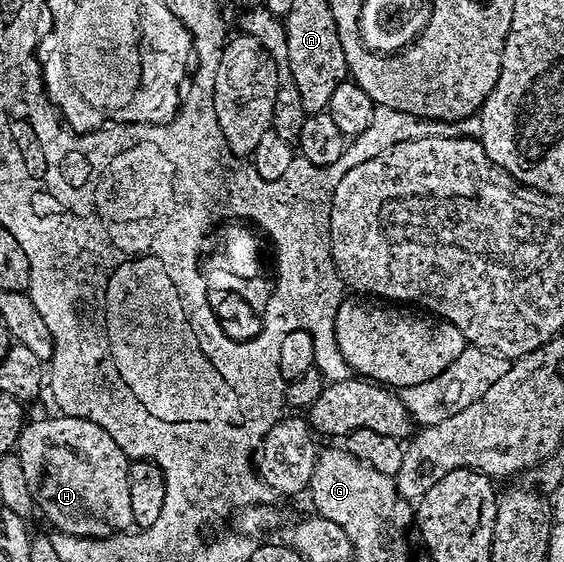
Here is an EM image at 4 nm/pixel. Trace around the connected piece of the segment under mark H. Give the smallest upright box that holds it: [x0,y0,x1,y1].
[16,415,134,540]

